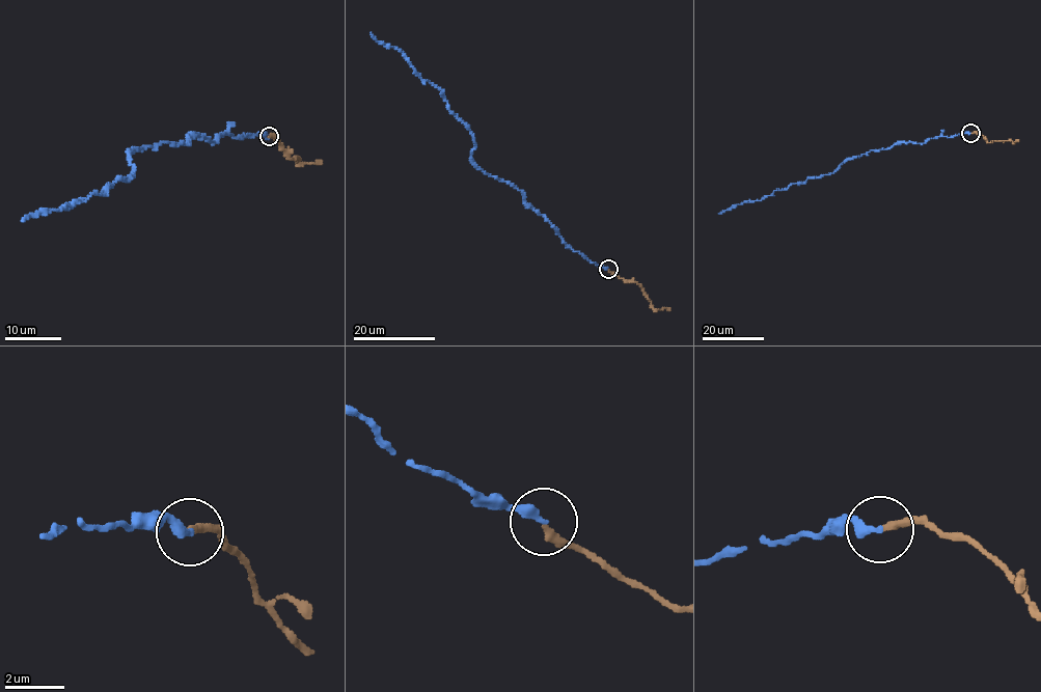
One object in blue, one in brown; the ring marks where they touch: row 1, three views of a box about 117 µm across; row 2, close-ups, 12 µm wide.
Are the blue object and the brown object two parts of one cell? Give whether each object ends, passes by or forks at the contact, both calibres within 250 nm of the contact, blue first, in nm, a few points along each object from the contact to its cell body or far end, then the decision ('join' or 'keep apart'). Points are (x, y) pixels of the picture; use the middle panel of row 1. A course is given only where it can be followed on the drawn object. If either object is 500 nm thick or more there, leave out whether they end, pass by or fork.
blue ends; brown ends; calibres 320 and 260 nm; course blue (608, 269), (567, 247), (521, 191), (475, 167), (473, 136), (439, 89), (371, 33); course brown (608, 270), (627, 281), (639, 283), (655, 309), (668, 309); join

